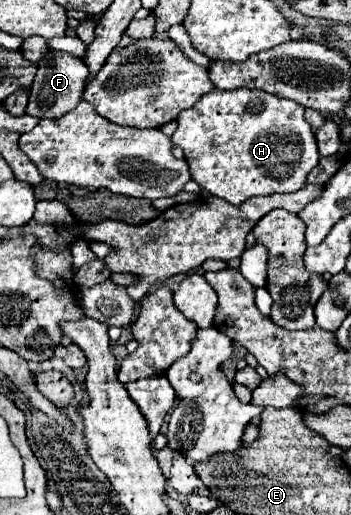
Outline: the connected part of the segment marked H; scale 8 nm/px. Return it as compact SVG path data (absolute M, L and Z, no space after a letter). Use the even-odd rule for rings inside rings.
M213 90L203 96L193 108L183 110L177 118L177 130L171 142L185 152L191 178L209 194L215 194L233 206L253 198L269 194L291 194L305 186L307 174L319 162L317 140L313 128L303 118L303 106L293 100L277 98L261 90Z

